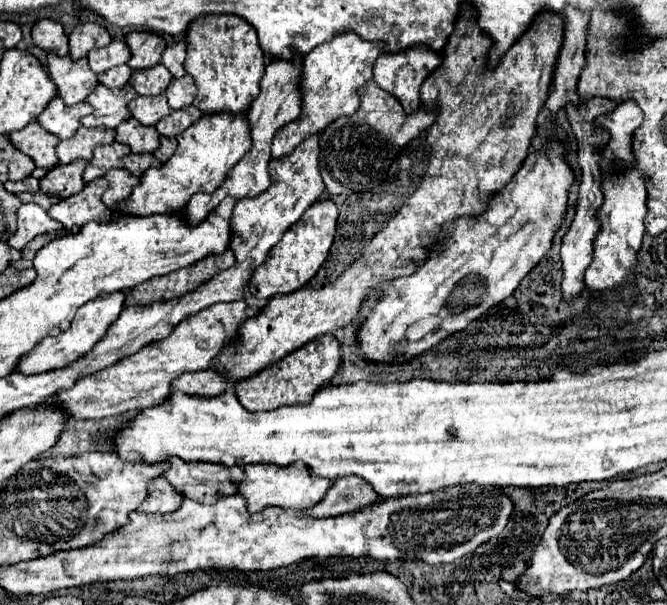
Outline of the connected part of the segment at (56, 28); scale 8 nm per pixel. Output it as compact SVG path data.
M42 19L32 27L32 41L44 51L54 51L58 55L68 55L68 37L60 23Z

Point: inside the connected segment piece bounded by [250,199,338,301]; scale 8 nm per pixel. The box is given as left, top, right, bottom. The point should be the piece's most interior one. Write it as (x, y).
(296, 259)

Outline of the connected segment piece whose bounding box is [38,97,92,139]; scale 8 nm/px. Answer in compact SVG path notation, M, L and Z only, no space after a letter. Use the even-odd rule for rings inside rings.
M54 97L52 103L44 109L44 113L38 117L38 123L52 135L58 135L60 139L70 139L76 135L76 129L80 127L80 119L92 113L92 105L88 103L76 103L72 107L64 105L60 97Z

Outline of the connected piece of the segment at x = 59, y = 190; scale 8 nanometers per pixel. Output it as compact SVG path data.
M76 159L68 165L56 165L40 179L40 191L48 195L56 195L60 199L80 193L86 185L82 179L84 167L86 167L84 159Z

